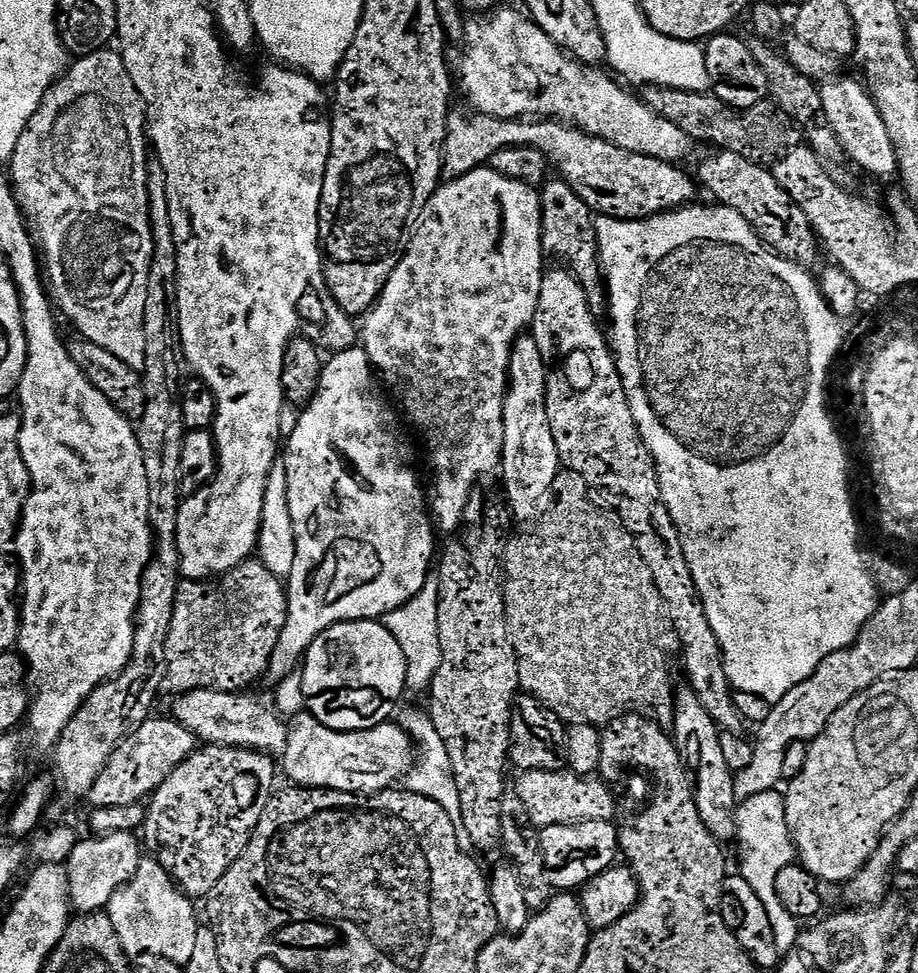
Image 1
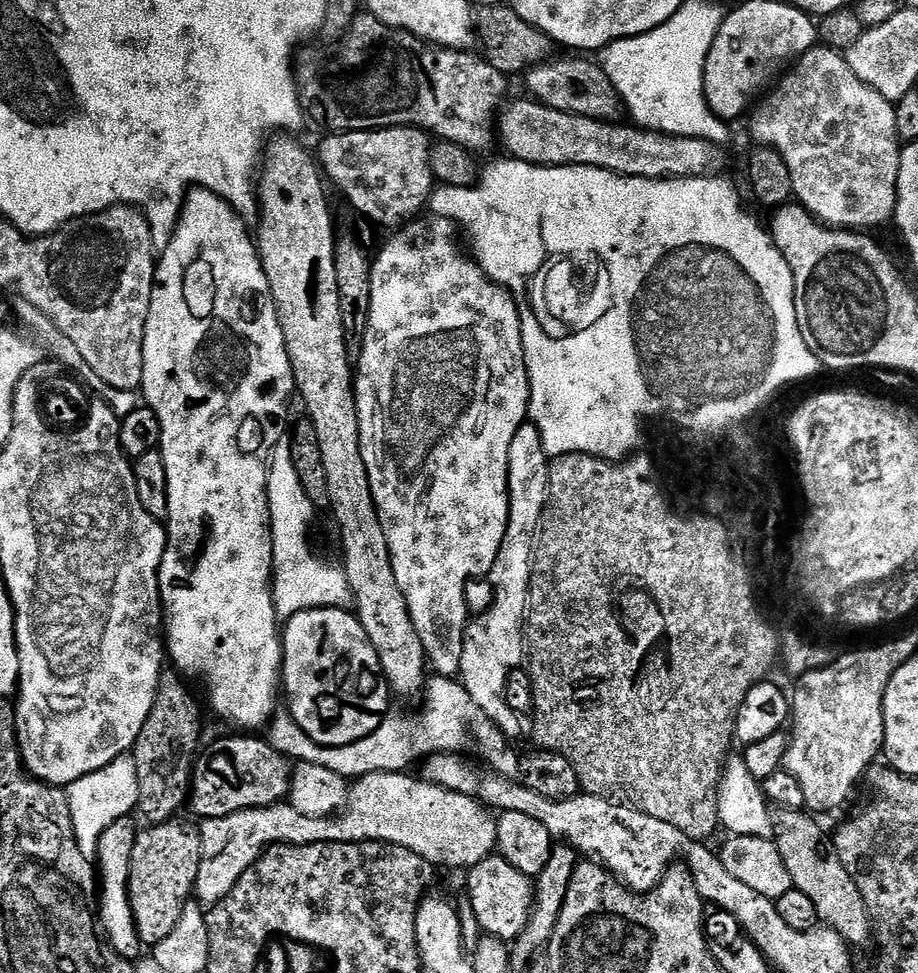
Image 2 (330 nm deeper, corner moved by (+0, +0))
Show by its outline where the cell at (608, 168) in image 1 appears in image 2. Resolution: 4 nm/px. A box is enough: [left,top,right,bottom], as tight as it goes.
[318,128,434,225]

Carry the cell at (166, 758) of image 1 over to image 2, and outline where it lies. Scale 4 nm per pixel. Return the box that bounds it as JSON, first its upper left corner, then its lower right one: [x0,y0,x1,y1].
[190,734,290,820]

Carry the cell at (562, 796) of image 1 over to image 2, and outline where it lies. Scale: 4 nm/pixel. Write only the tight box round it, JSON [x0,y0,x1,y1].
[195,772,497,906]

